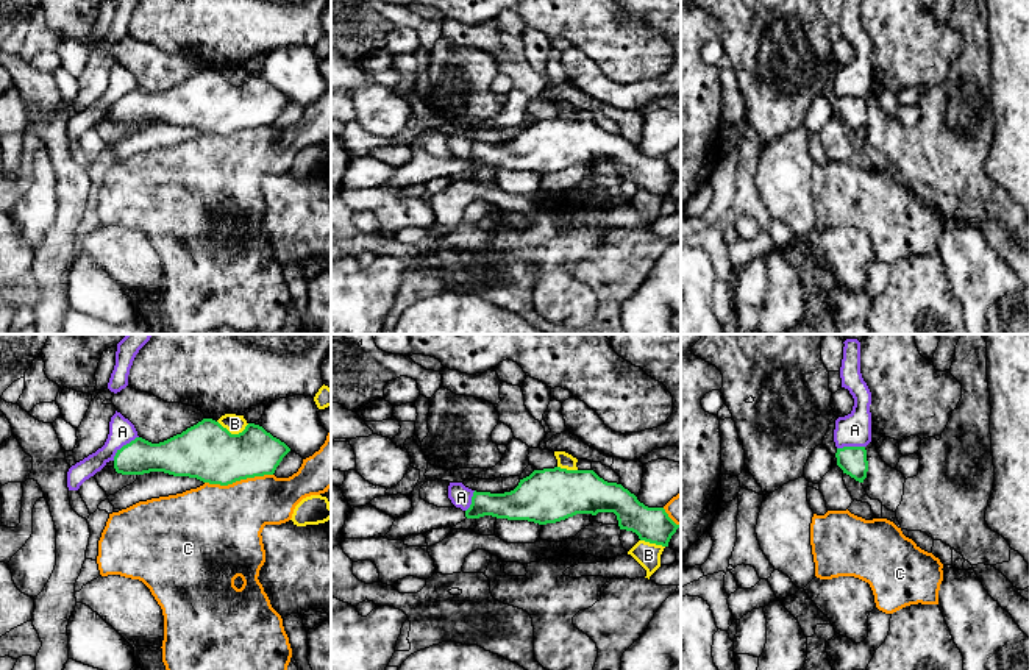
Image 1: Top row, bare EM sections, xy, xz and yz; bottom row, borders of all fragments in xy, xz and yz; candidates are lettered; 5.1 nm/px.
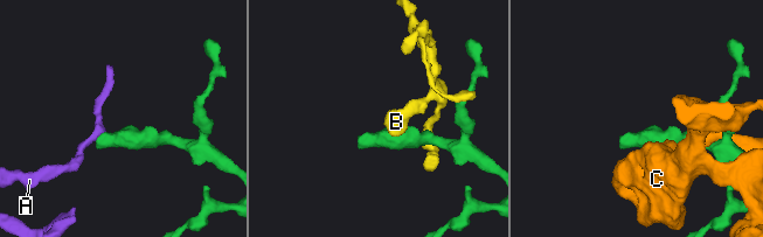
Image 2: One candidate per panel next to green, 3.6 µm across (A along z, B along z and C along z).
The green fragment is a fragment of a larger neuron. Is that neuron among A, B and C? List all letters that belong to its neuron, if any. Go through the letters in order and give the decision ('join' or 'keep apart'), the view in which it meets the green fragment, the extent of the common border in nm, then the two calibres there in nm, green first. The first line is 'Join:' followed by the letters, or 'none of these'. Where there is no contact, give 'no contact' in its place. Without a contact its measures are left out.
Join: none of these
A: keep apart; meets green in xy; contact 180 nm long; 180 nm thick on the green side, 140 nm on the other
B: keep apart; meets green in xy; contact 170 nm long; 300 nm thick on the green side, 100 nm on the other
C: keep apart; meets green in xy; contact 360 nm long; 300 nm thick on the green side, 420 nm on the other

